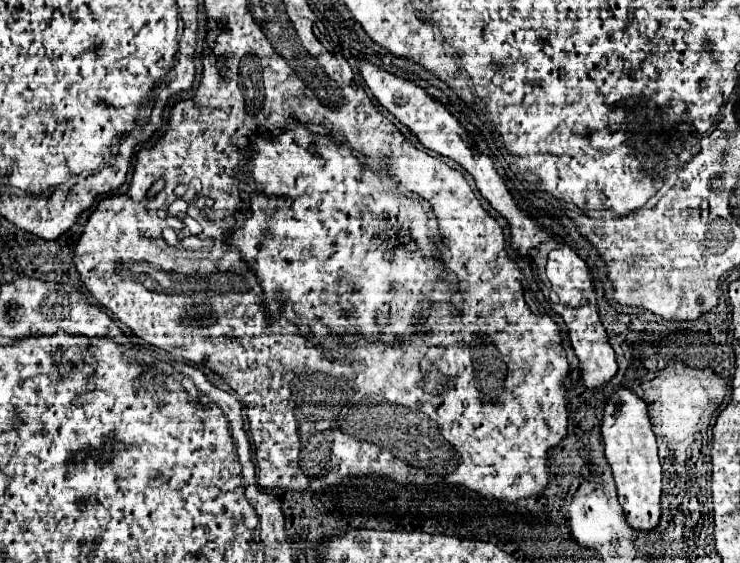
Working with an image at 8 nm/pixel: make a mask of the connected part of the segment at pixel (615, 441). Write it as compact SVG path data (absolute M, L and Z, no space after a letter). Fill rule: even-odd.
M617 387L605 403L601 435L605 443L605 457L611 465L617 495L633 529L651 531L659 523L661 515L661 463L657 457L657 441L653 425L649 421L649 411L645 399L635 395L627 387ZM615 399L621 403L619 413L615 413Z

